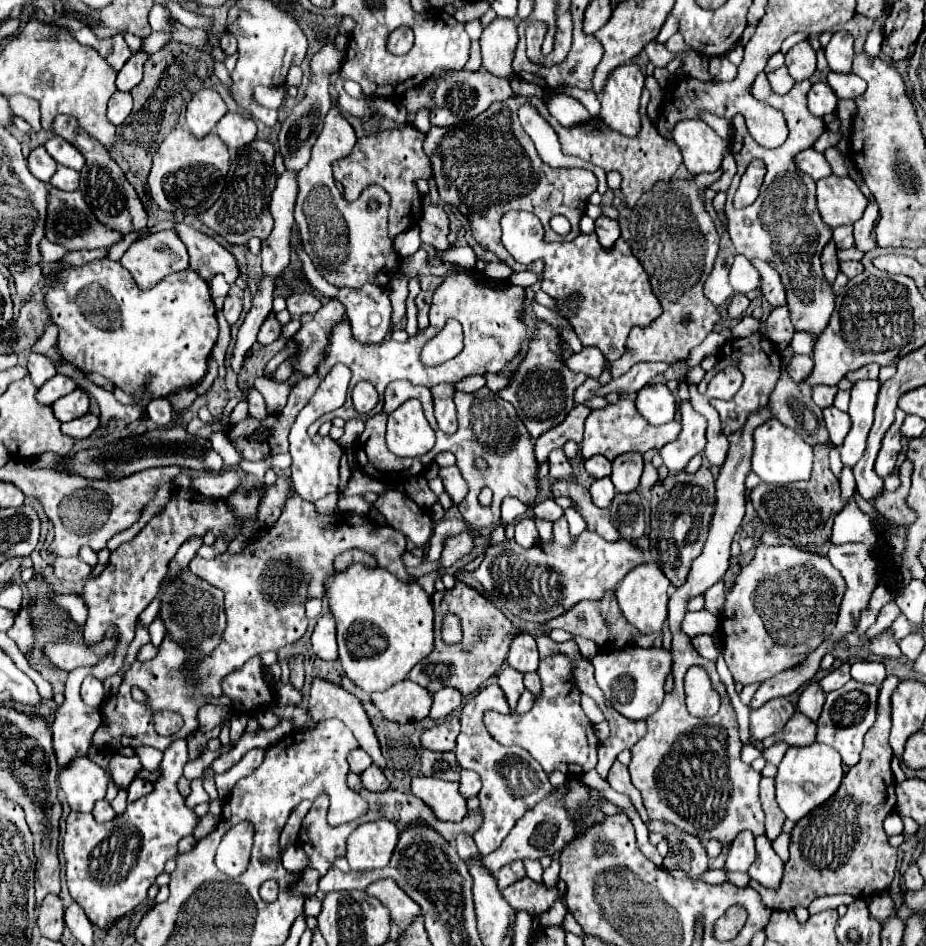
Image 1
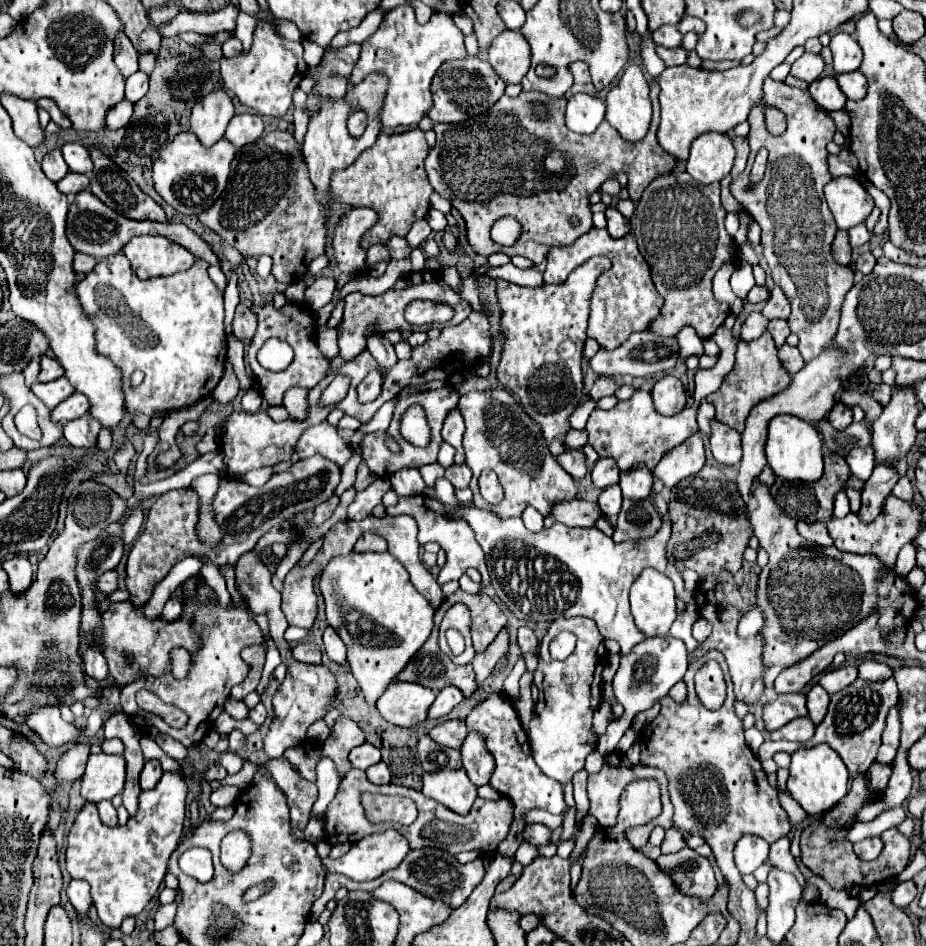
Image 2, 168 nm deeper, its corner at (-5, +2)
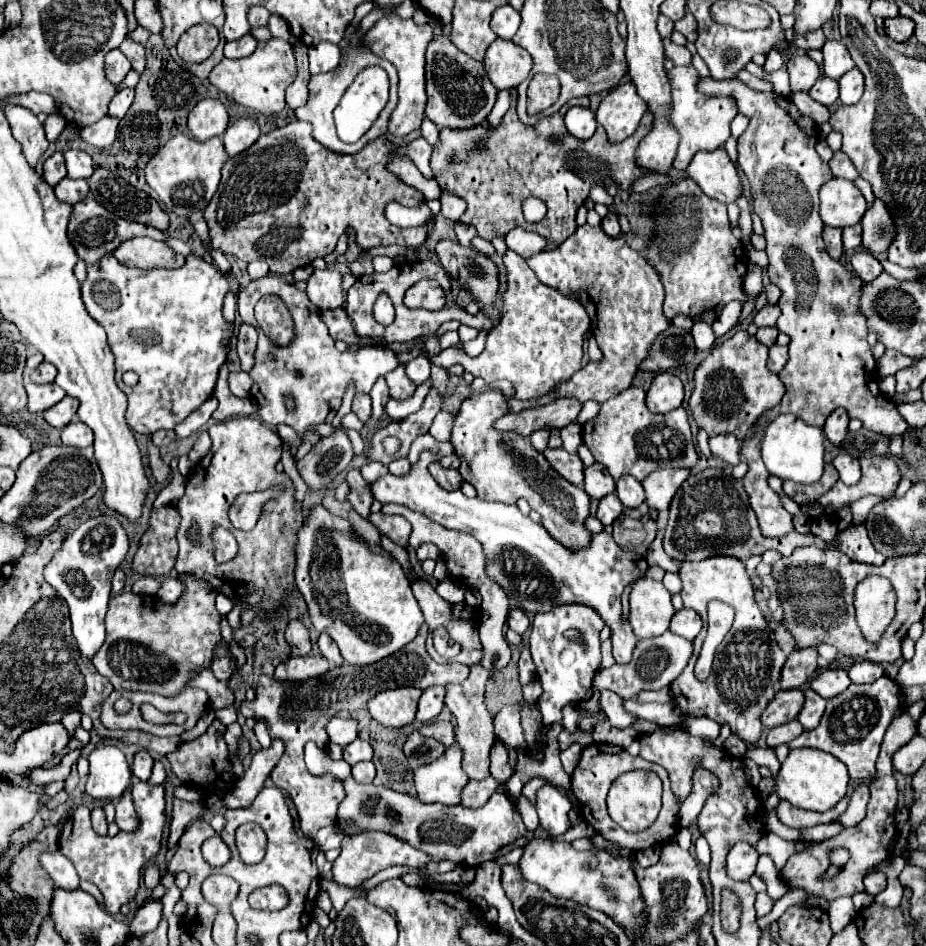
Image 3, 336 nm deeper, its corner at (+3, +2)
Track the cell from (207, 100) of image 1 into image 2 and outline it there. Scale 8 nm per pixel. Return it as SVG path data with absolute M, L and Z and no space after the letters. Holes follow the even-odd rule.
M214 90L192 108L190 128L204 146L212 146L224 136L224 130L234 116L234 104L224 90Z

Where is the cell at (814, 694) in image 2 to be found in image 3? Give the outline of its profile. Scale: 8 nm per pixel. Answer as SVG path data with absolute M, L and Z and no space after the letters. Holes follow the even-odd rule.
M806 688L804 694L806 694L806 702L804 702L804 706L802 706L800 714L798 714L798 720L800 720L800 724L804 726L804 730L814 730L814 728L818 726L822 714L824 714L826 700L820 698L820 696L818 696L814 690L810 690L810 688Z

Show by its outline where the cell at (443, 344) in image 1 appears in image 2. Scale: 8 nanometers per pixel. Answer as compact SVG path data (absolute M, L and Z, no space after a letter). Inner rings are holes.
M424 270L422 274L420 272L412 272L412 274L404 274L398 278L398 282L394 284L394 288L390 288L388 292L380 294L380 296L364 296L360 292L354 292L354 294L348 294L346 296L346 306L344 306L344 316L342 316L342 324L340 324L340 334L338 334L338 350L340 350L340 358L344 360L352 360L354 356L358 356L362 350L364 350L364 338L366 334L370 332L376 332L376 330L422 330L426 332L428 328L444 328L444 326L456 326L460 324L464 318L468 318L470 314L470 304L460 296L456 294L444 280L438 272L430 272L430 270ZM412 300L430 300L430 302L436 302L436 304L448 304L452 310L454 310L454 318L448 320L446 324L424 324L424 326L414 326L414 324L408 324L406 318L404 318L404 310L406 306L412 302Z

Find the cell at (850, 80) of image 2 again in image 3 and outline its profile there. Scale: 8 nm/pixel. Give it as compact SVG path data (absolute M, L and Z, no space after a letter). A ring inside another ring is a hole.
M858 68L846 72L840 80L840 100L842 104L856 104L864 94L864 76Z

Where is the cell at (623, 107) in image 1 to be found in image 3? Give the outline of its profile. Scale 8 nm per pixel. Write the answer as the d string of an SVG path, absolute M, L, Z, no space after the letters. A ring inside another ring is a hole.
M626 82L608 92L608 96L600 102L596 122L604 126L608 140L616 144L634 134L646 110L648 106L638 96L636 86L632 82Z

